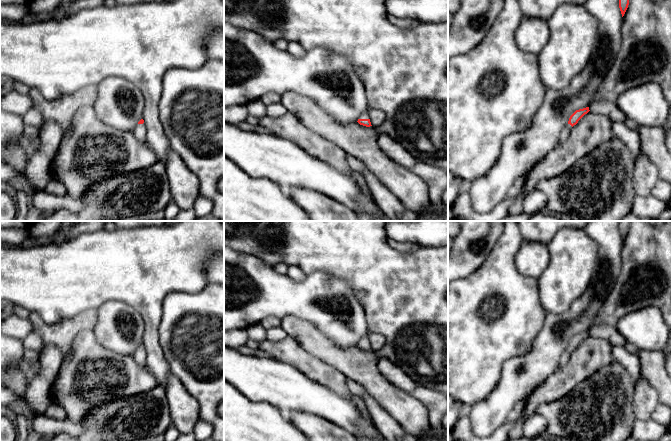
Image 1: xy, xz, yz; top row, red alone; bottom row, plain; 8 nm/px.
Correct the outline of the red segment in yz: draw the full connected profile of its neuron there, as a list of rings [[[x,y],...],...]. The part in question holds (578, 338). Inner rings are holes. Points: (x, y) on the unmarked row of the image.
[[[589,331],[576,334],[569,342],[567,350],[562,354],[557,370],[561,369],[569,360],[572,351],[578,347],[578,345],[589,336]]]

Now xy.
[[[141,343],[135,353],[133,354],[133,358],[136,363],[140,366],[146,365],[146,350],[144,348],[144,344]]]

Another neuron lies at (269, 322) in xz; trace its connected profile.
[[[270,316],[263,319],[259,324],[261,324],[266,330],[273,327],[281,327],[282,319]]]

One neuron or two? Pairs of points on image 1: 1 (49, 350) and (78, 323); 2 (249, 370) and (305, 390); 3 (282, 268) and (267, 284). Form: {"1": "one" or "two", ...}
{"1": "two", "2": "one", "3": "two"}

